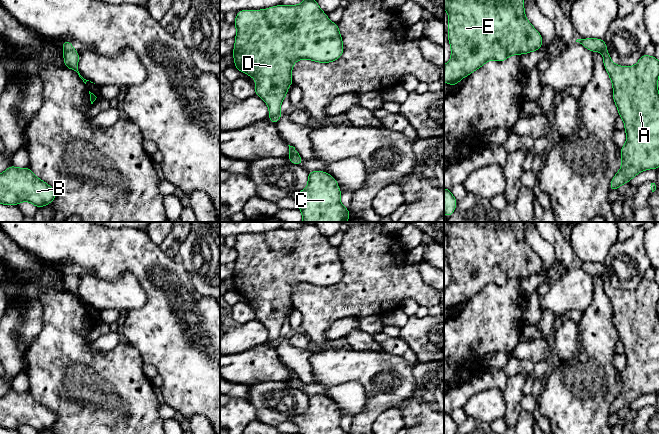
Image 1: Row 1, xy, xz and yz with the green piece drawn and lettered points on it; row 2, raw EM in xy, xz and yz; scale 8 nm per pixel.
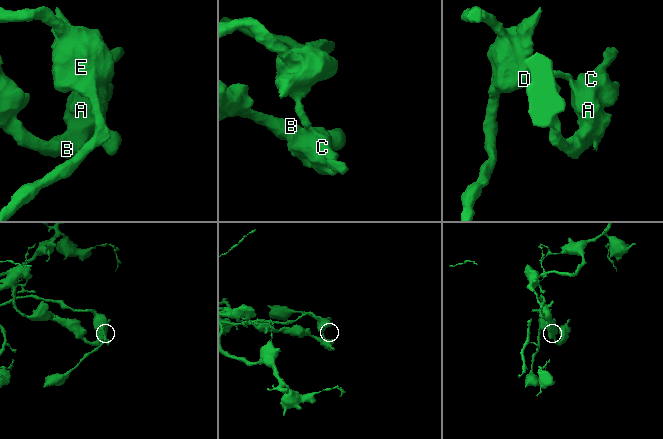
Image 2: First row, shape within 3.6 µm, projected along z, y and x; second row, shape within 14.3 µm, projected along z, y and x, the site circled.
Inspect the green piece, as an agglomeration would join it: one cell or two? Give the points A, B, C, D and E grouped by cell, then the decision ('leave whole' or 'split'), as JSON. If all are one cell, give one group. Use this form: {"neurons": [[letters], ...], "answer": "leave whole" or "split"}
{"neurons": [["A", "B", "C"], ["D", "E"]], "answer": "split"}

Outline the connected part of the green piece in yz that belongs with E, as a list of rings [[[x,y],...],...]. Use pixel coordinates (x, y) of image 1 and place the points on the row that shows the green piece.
[[[444,0],[448,12],[451,59],[444,65],[444,81],[455,86],[488,60],[505,61],[510,55],[538,51],[543,40],[525,17],[524,0]]]

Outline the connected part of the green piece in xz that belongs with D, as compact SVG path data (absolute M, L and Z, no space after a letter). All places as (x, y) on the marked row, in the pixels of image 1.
M303 0L299 5L283 5L269 7L264 10L241 10L233 23L237 28L233 57L235 68L256 79L255 94L262 98L269 107L269 121L276 124L282 114L280 106L288 94L287 87L293 85L293 64L300 59L309 59L320 63L329 63L341 57L344 47L339 33L338 23L332 23L327 14L315 0Z

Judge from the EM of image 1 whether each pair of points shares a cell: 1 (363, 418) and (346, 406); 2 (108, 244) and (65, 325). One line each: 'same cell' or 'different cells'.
1: different cells
2: different cells

